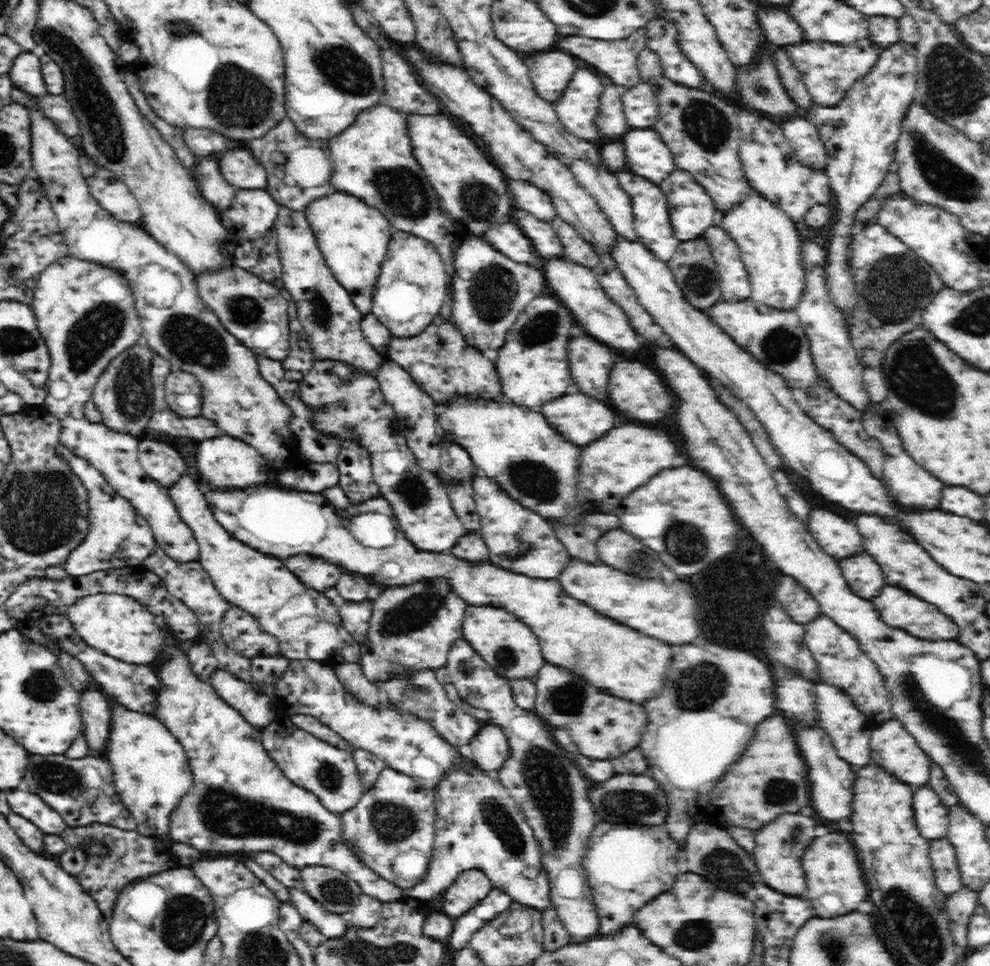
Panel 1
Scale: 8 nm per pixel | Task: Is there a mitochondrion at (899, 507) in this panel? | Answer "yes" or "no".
no

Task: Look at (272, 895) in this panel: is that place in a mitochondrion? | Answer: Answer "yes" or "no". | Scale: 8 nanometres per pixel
no

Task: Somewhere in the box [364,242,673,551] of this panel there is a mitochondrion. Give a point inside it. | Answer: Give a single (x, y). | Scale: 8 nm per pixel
(492, 292)

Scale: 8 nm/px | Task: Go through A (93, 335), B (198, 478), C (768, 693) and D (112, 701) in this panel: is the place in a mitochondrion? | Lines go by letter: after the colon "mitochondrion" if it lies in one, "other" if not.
A: mitochondrion
B: other
C: other
D: other

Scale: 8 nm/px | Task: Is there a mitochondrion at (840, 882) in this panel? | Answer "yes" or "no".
no

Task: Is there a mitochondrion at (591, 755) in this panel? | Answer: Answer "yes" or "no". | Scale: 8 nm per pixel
no

